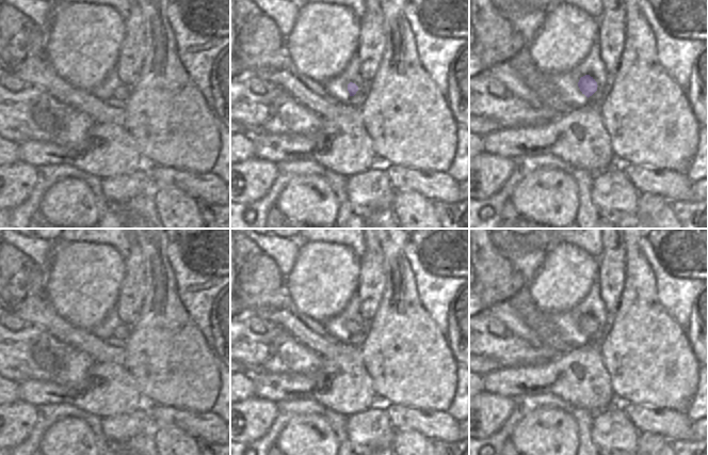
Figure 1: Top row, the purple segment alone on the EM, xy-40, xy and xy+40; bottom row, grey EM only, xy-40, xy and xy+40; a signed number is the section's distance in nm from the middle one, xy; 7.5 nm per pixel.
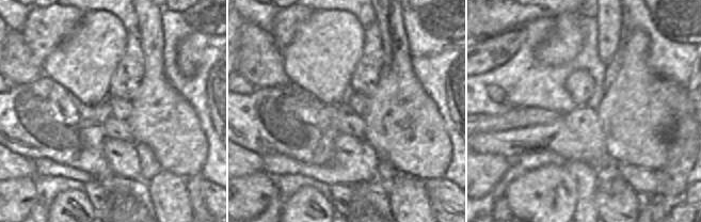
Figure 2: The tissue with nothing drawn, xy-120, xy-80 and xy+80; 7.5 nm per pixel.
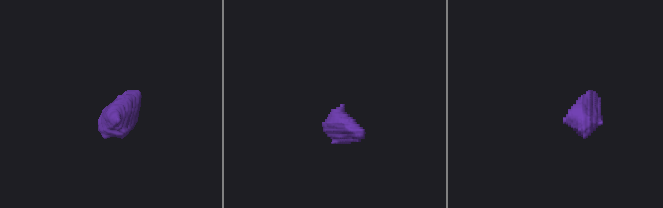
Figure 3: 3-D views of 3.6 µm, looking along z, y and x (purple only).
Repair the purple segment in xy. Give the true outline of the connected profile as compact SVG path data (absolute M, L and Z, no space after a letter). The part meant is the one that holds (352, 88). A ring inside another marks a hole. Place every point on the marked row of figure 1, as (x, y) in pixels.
M366 81L359 88L353 82L350 82L348 84L348 91L350 93L350 96L354 96L354 95L359 96L361 94L367 96L368 92L369 92L369 88L370 88L369 83Z

